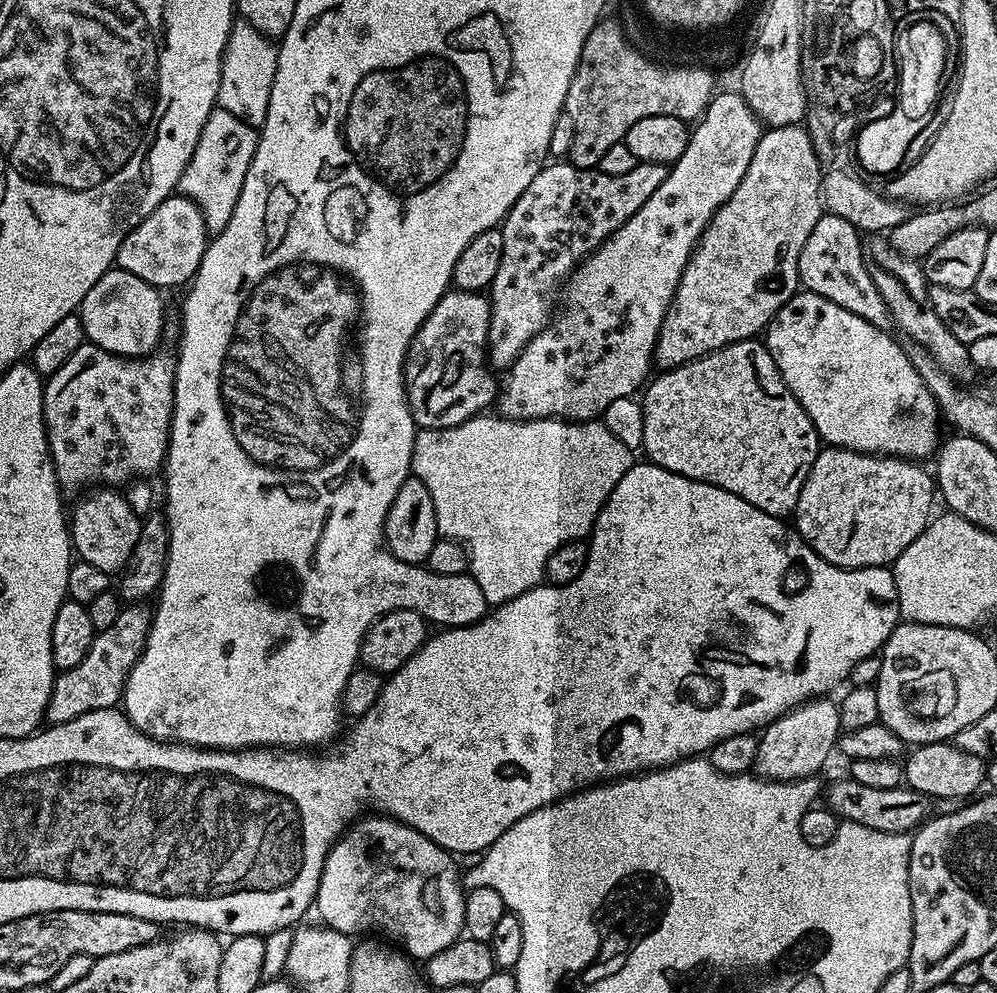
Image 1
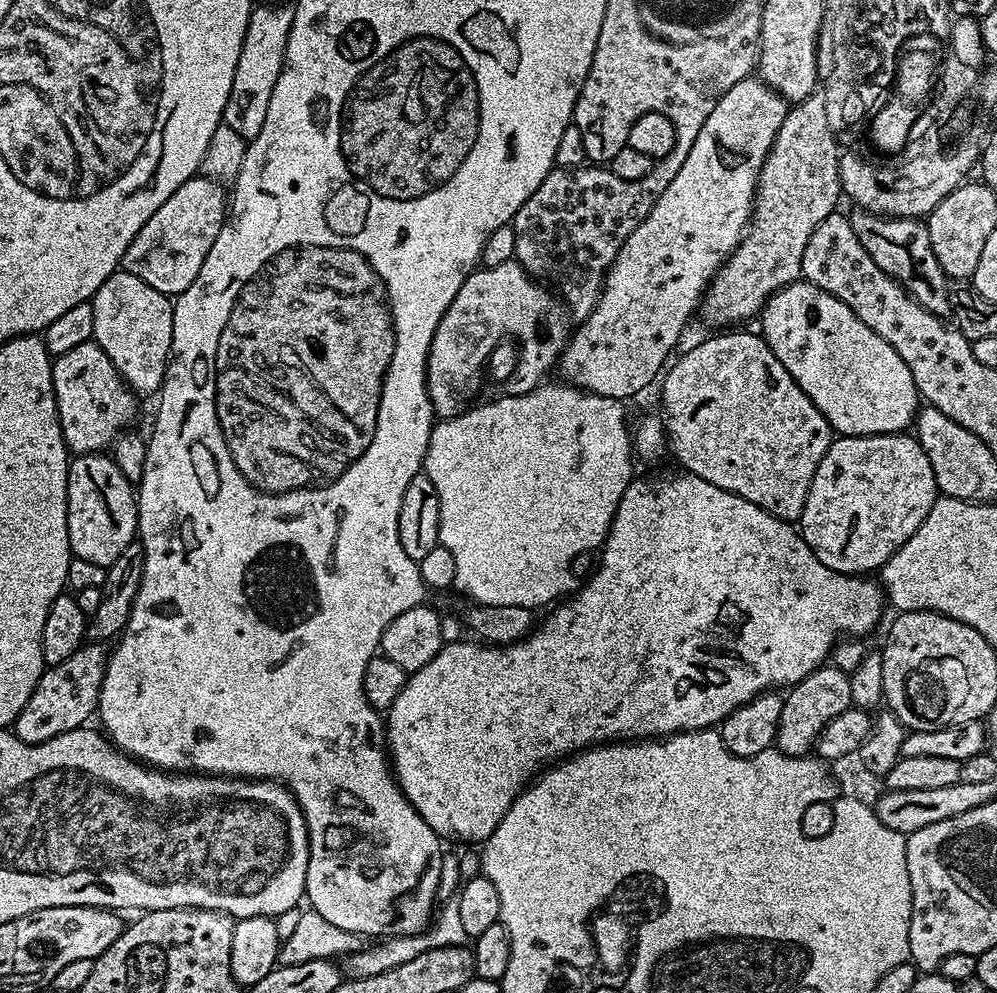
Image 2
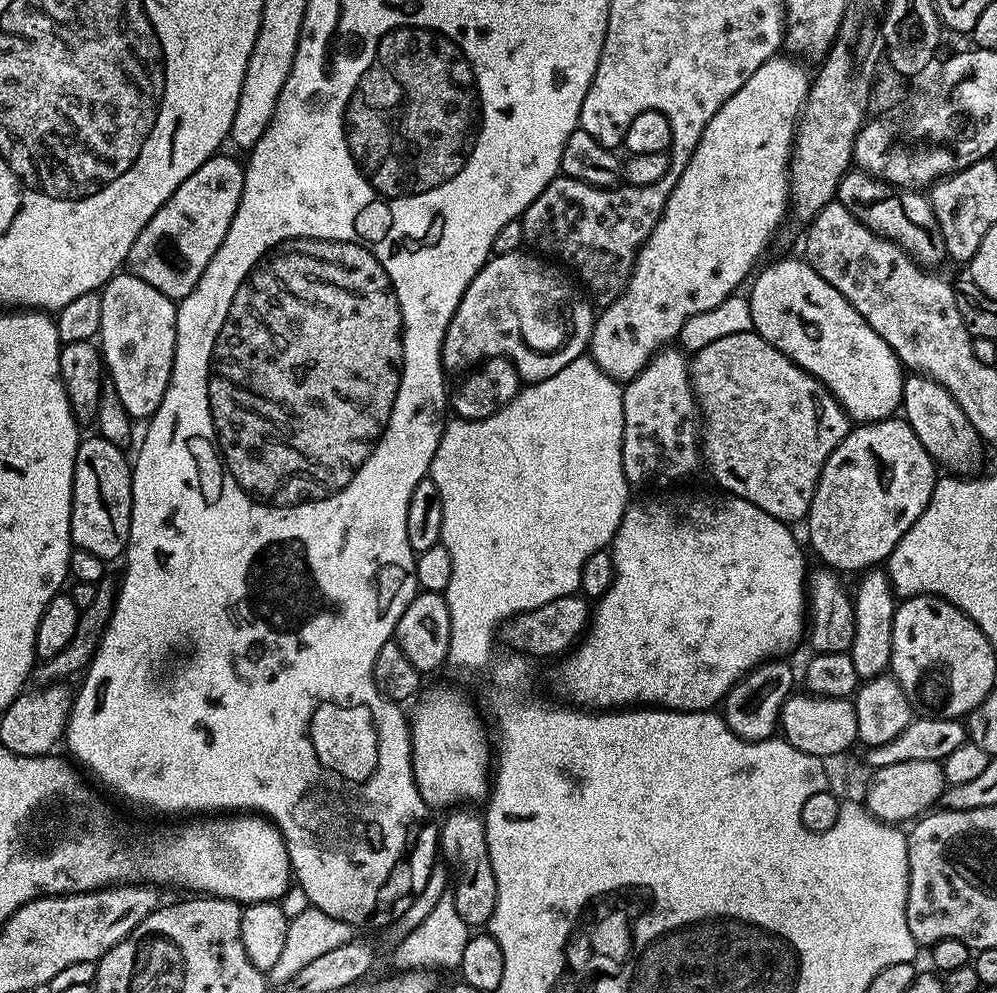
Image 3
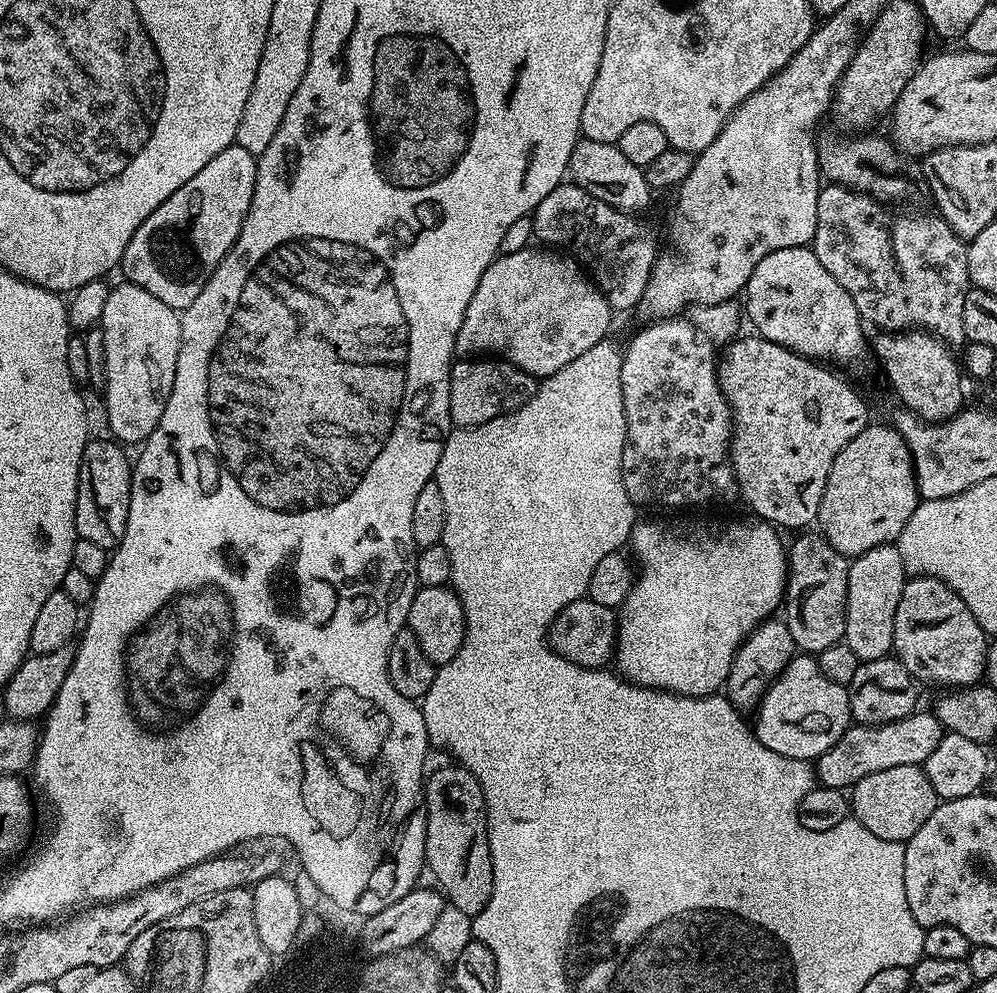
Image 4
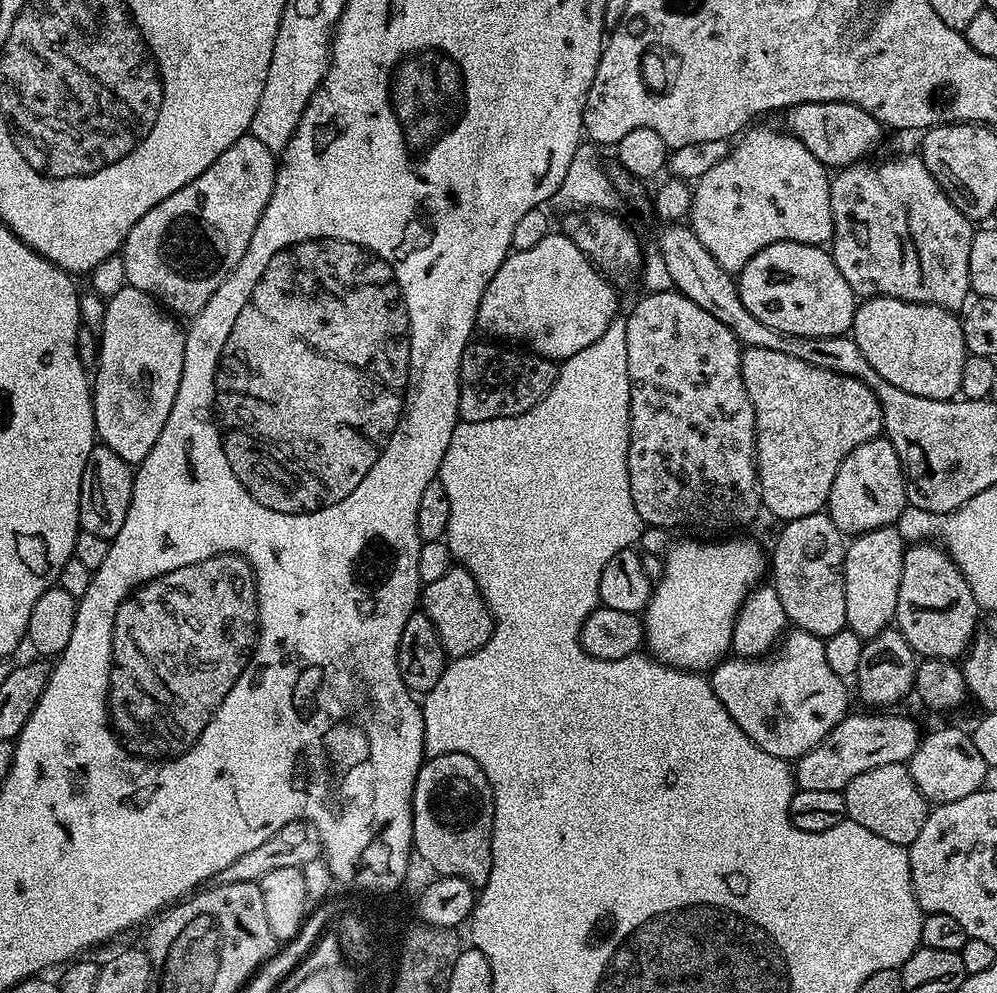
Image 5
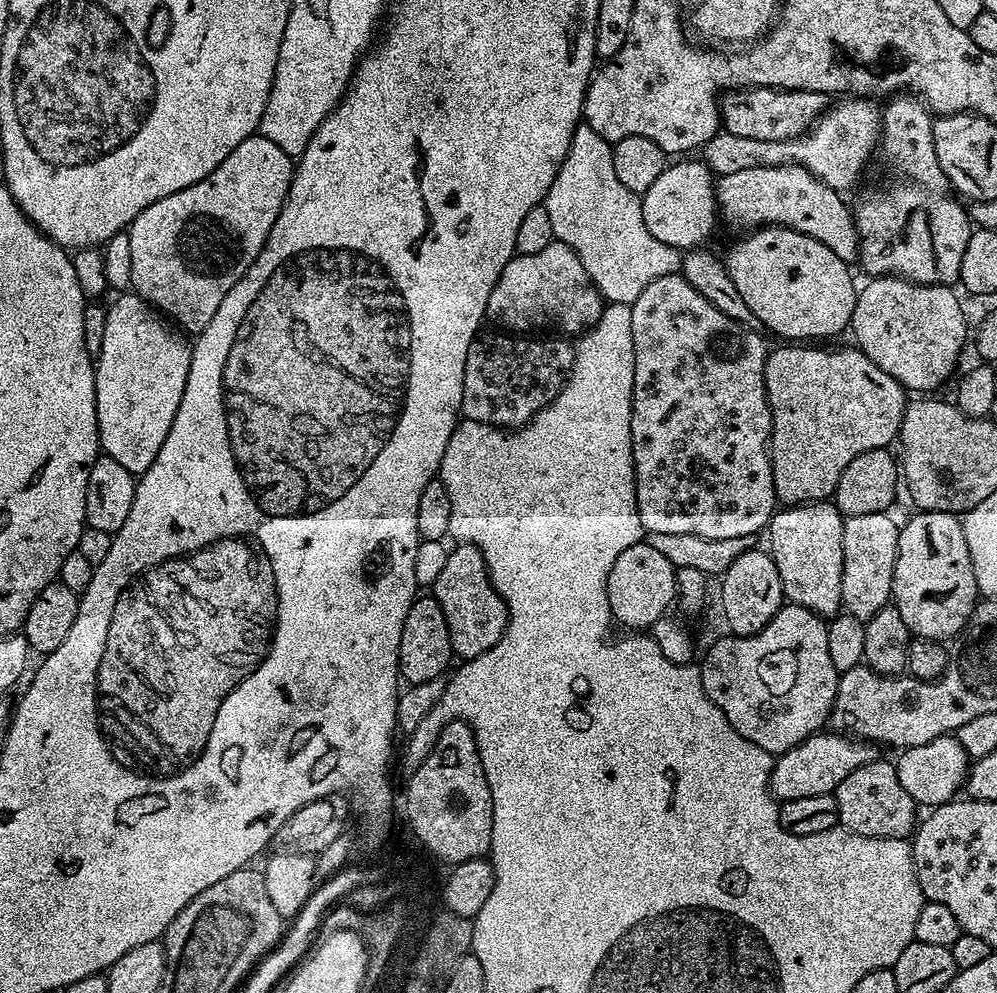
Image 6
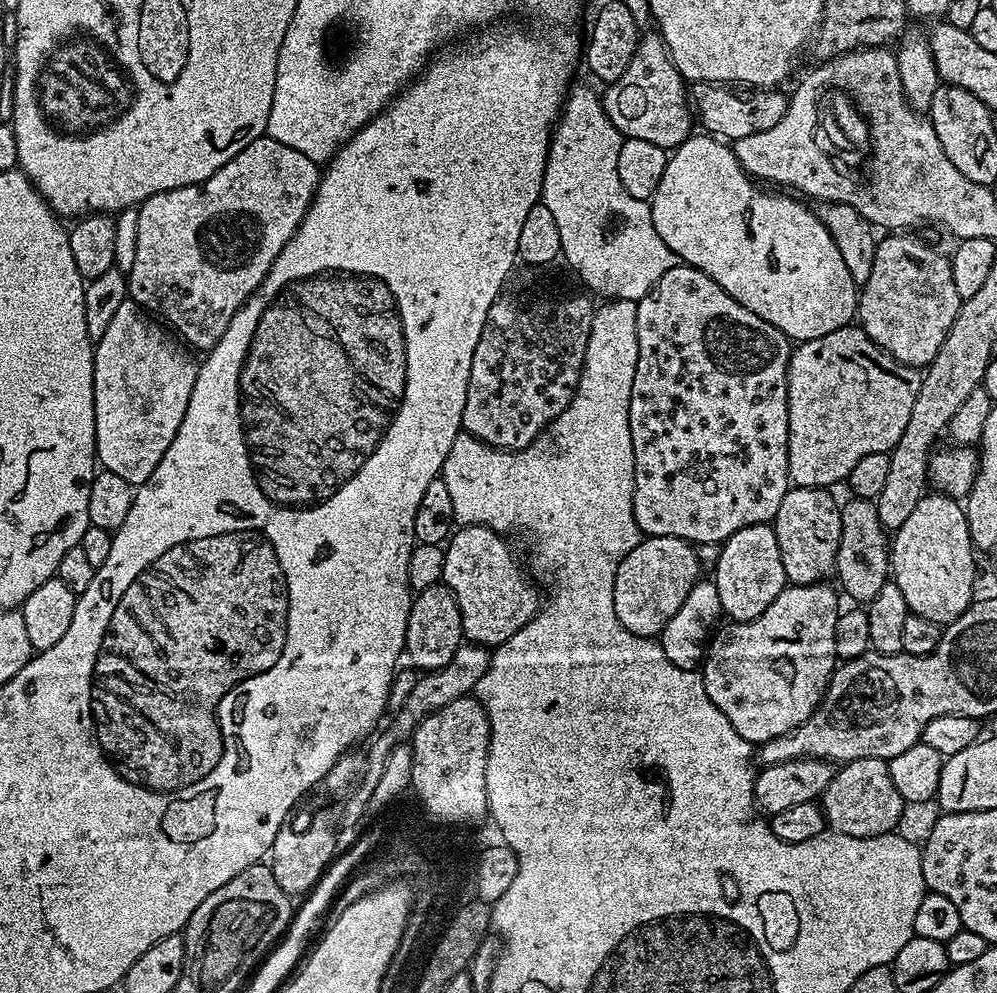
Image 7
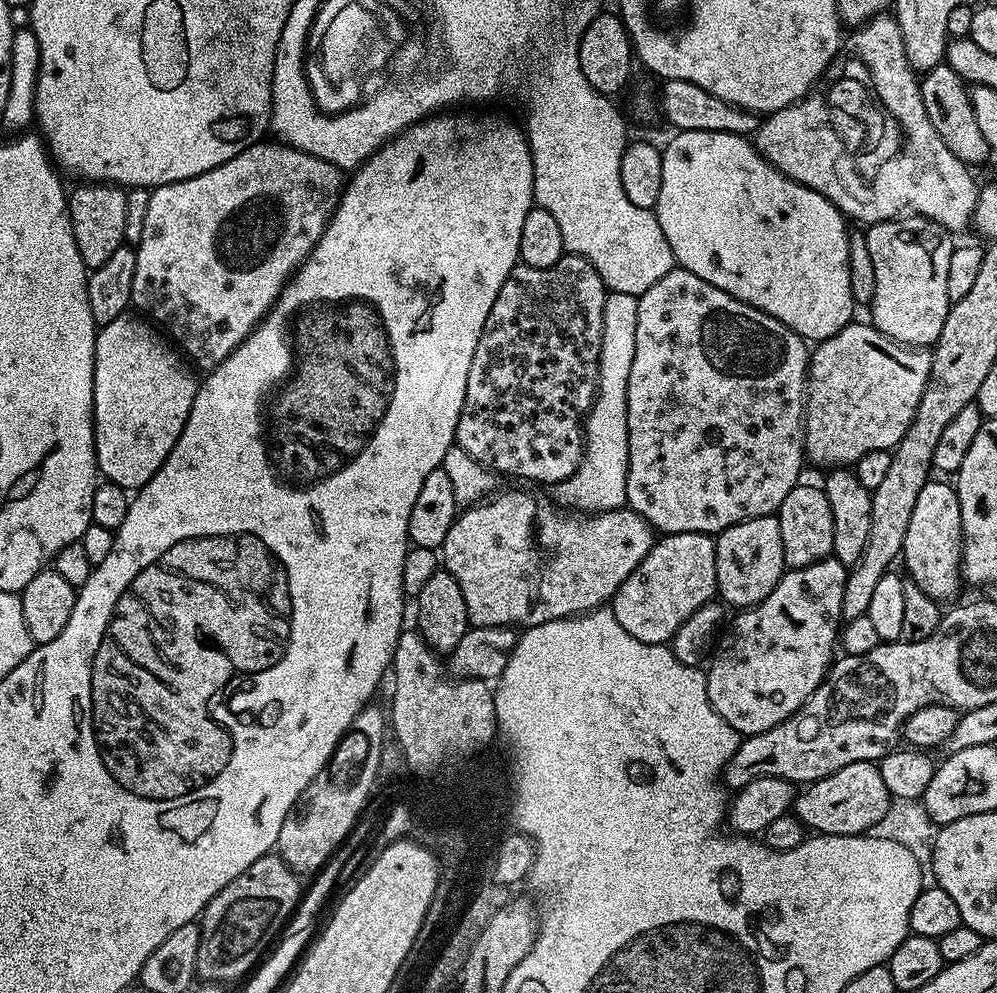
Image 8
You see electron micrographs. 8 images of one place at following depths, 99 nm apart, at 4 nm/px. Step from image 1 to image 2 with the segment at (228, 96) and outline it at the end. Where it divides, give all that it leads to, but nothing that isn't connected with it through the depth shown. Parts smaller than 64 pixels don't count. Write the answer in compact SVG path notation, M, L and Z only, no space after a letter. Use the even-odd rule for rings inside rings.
M264 4L253 7L250 22L246 30L246 38L242 42L242 54L238 58L238 70L234 70L234 86L230 90L230 98L226 102L223 123L230 126L230 130L242 134L245 142L253 140L262 130L262 122L266 122L266 110L270 107L270 94L274 94L274 82L278 82L278 74L282 74L286 42L292 25L292 8L284 4Z

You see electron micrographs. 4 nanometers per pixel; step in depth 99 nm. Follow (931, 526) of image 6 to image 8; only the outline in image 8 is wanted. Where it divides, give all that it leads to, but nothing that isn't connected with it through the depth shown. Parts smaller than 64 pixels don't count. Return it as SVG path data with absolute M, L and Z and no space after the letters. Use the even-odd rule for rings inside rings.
M932 478L926 486L922 486L914 505L914 515L910 517L910 526L906 529L906 542L902 553L902 565L905 568L903 571L907 579L922 586L922 590L926 590L926 594L937 602L950 599L959 590L960 584L962 585L962 510L958 506L955 487L944 480L947 479Z

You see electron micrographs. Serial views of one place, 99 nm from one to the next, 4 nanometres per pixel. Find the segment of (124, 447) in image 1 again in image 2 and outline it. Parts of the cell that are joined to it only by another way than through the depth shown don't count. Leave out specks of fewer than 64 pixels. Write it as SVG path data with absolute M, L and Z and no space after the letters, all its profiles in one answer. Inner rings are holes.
M94 342L76 346L52 362L54 394L62 438L69 453L103 453L122 430L133 427L136 420L137 393L120 377L120 371Z

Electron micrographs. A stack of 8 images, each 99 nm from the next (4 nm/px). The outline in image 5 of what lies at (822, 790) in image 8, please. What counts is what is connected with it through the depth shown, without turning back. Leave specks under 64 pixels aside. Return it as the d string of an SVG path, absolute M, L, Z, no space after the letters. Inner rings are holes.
M891 764L878 766L874 770L866 770L854 778L844 788L844 801L848 811L847 819L858 826L866 826L866 830L878 834L878 838L886 838L886 842L909 845L918 838L922 830L922 822L926 822L930 805L914 786L914 778L907 764Z

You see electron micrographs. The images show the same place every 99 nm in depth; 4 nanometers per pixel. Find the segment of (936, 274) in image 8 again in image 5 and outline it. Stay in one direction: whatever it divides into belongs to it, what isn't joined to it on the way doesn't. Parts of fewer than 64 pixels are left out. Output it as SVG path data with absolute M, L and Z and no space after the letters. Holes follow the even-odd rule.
M870 296L857 303L850 335L858 342L858 350L866 354L866 362L890 386L922 398L951 400L959 393L966 355L960 322L961 317L953 309L937 304Z

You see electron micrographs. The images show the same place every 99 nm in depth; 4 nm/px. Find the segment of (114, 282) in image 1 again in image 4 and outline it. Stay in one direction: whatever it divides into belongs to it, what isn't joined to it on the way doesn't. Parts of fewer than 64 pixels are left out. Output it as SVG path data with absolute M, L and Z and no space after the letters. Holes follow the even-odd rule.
M131 282L123 283L111 289L98 321L106 350L106 382L102 395L104 412L108 415L108 428L113 432L109 433L125 445L139 445L156 429L162 410L170 398L170 390L174 386L180 349L180 312L166 306L166 302L150 294L150 290L144 290L142 286Z

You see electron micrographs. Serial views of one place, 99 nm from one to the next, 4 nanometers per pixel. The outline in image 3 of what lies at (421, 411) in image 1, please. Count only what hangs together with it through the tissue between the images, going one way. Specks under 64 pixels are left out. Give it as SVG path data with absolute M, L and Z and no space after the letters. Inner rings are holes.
M524 251L493 255L462 294L442 342L445 373L464 374L483 364L489 356L506 356L516 365L521 381L537 384L589 351L593 305L571 279L563 276L563 271L555 272L551 263ZM524 316L536 316L536 348L524 341Z

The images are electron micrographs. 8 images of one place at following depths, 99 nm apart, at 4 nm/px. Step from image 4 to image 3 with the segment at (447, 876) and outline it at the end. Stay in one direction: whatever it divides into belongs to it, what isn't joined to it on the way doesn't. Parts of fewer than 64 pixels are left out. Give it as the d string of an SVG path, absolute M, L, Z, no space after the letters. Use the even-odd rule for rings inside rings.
M457 807L445 815L449 816L444 821L442 819L439 821L438 840L441 845L448 844L446 860L454 869L454 902L457 903L462 921L468 924L470 929L480 930L487 925L489 918L494 914L494 906L498 902L498 886L494 870L490 866L484 817L479 811L471 812L468 808L471 807Z

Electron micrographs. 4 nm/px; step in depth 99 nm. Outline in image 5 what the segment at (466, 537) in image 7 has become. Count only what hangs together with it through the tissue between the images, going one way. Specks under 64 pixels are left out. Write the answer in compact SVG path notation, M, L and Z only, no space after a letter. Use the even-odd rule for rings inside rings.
M454 566L446 574L442 574L442 578L423 585L418 604L434 624L445 657L469 656L490 638L494 623L492 615L474 578L463 566Z

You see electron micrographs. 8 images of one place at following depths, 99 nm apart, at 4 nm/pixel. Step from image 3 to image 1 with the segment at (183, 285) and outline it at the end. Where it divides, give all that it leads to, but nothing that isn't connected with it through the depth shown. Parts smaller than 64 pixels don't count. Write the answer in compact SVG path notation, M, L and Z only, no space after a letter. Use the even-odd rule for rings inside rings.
M173 194L163 200L118 246L115 267L126 270L142 282L167 290L187 285L195 276L208 248L210 233L204 225L204 215L193 200Z

